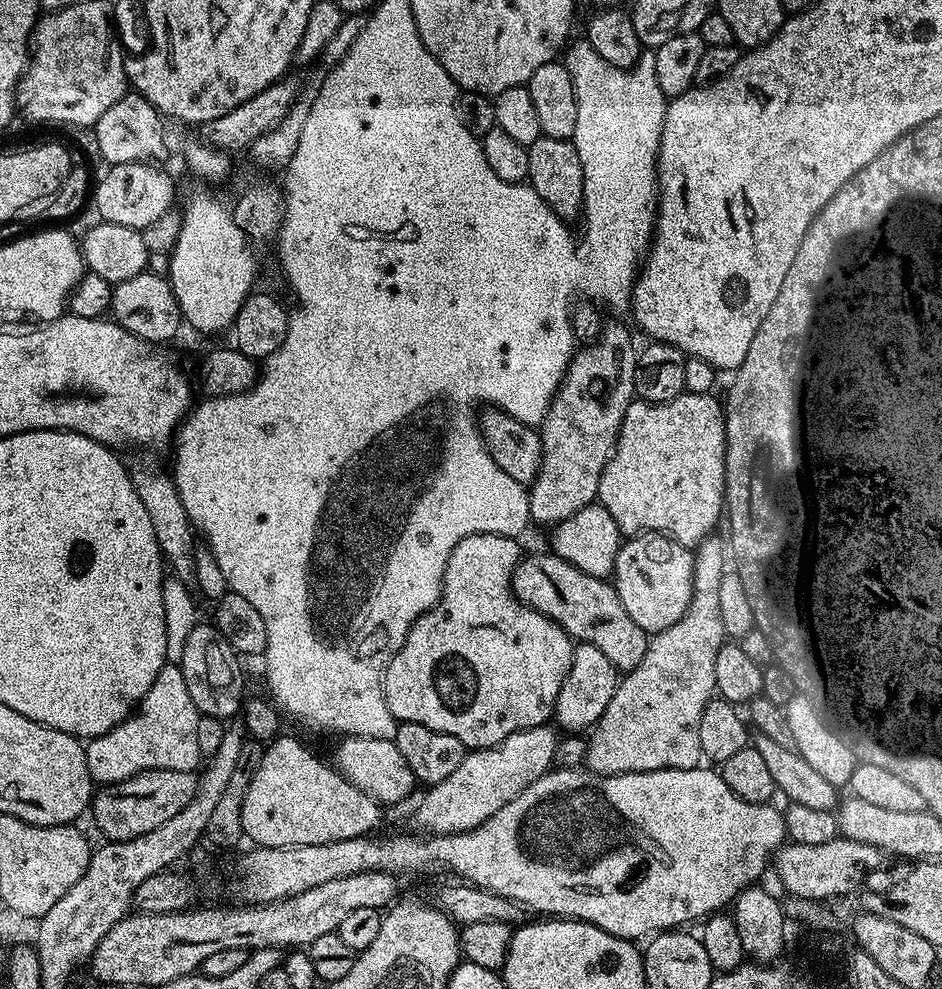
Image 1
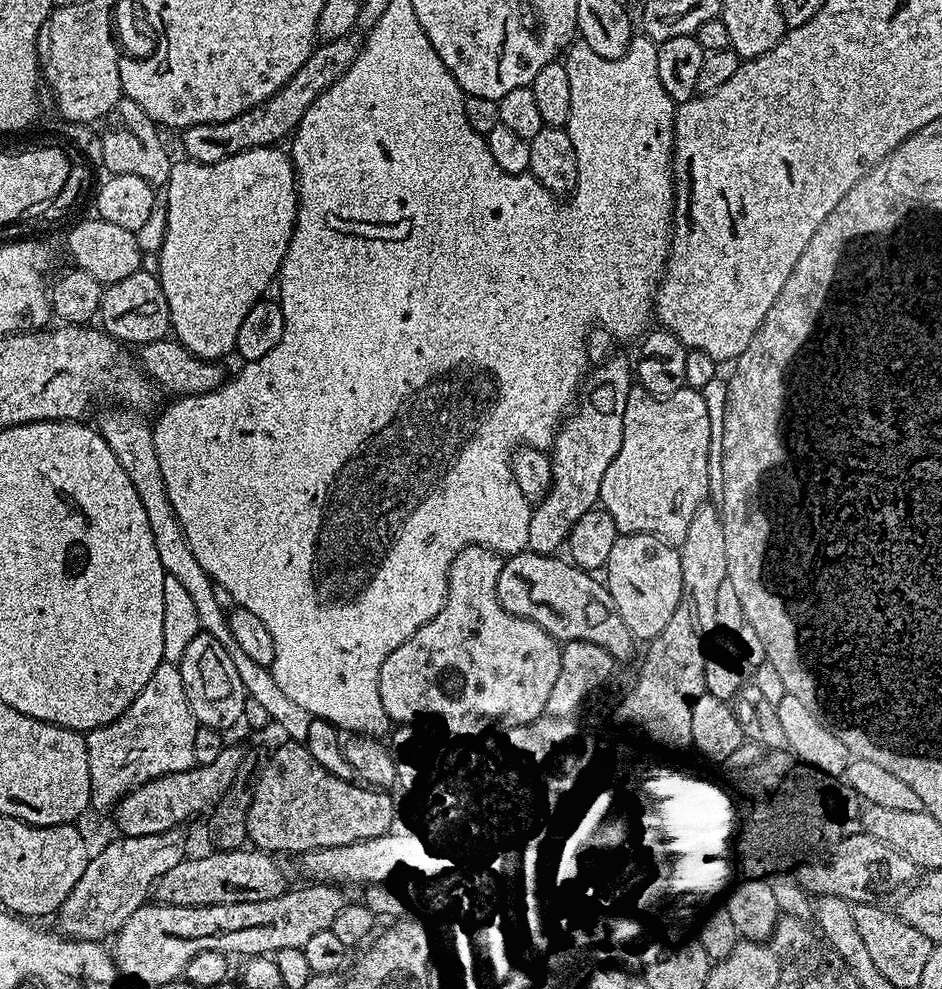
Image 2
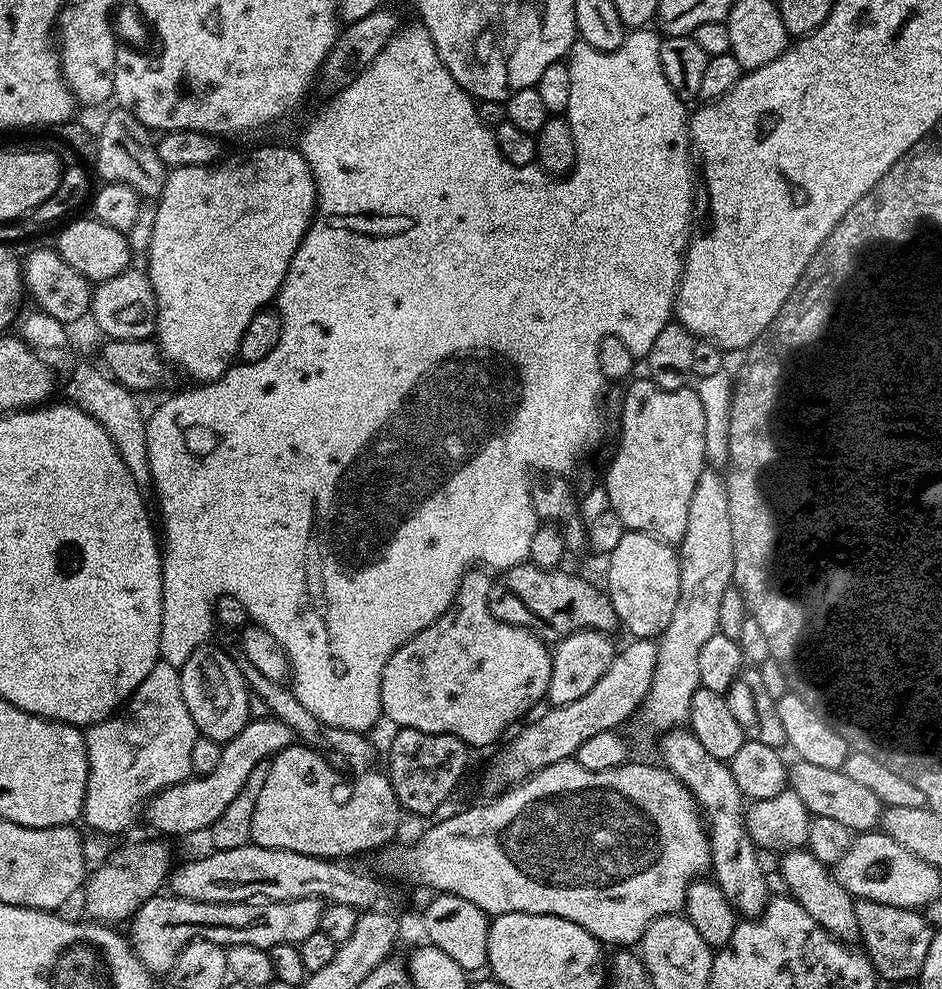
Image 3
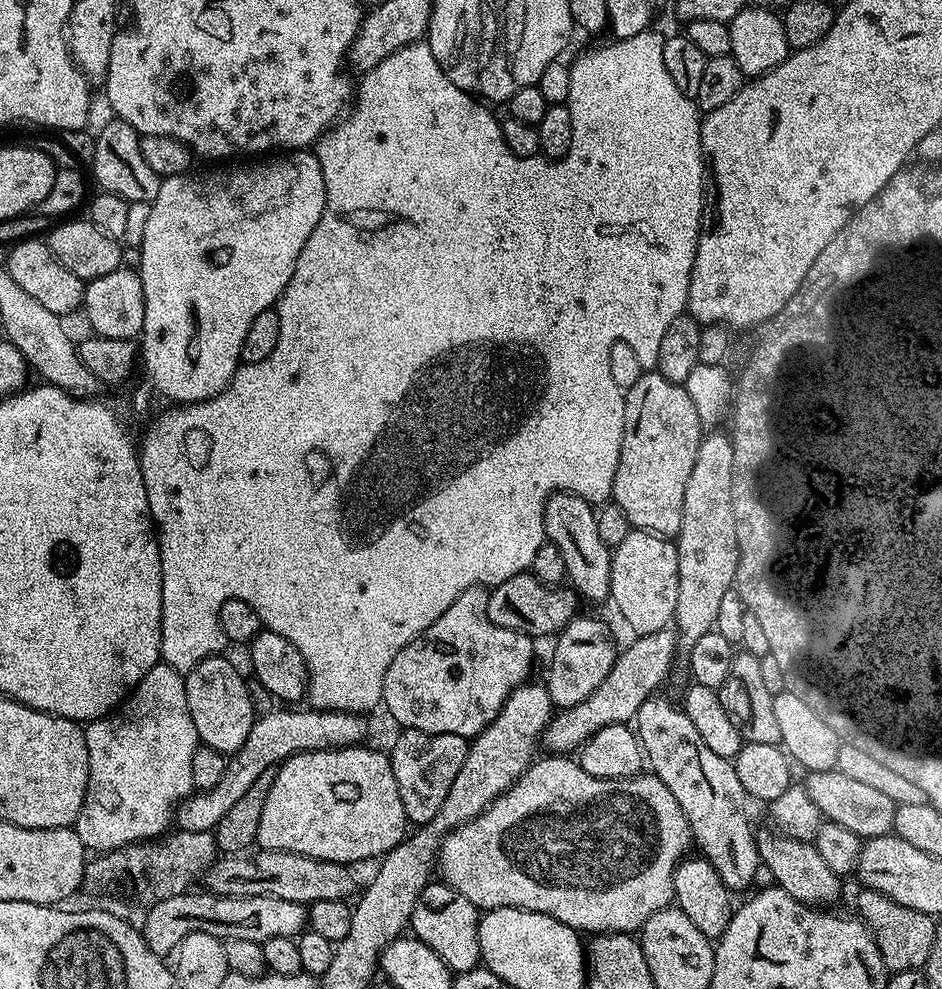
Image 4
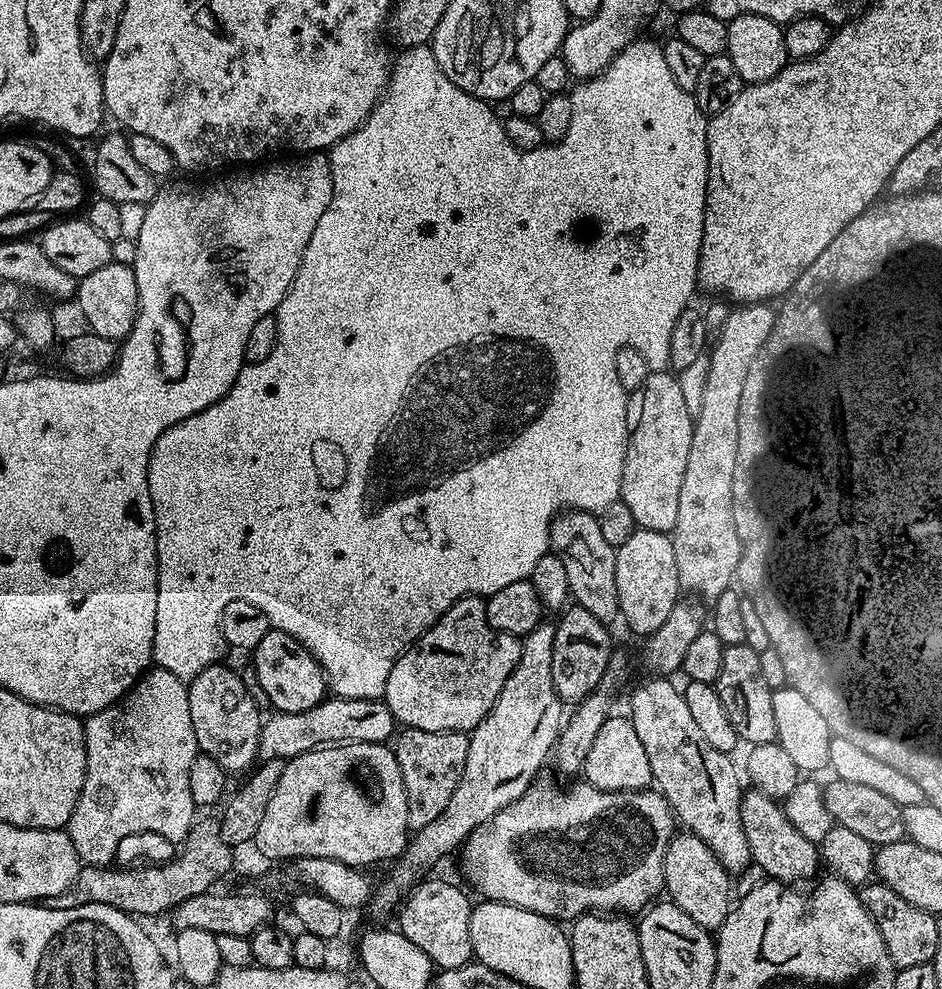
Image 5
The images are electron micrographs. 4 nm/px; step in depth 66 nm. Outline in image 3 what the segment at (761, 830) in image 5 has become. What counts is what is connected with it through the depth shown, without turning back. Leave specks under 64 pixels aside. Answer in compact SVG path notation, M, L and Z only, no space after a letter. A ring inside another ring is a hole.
M792 849L779 860L781 862L778 863L778 869L786 880L788 891L800 903L802 910L806 910L806 914L810 914L814 922L821 924L837 940L843 940L849 946L855 945L860 938L856 900L849 892L842 890L829 865L818 862L814 854L803 849Z

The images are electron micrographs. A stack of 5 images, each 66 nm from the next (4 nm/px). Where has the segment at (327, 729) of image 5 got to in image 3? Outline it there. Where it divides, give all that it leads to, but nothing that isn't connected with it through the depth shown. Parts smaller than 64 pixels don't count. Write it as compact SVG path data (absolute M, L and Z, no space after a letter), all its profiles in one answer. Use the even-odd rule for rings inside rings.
M253 720L232 740L222 747L222 759L218 766L205 776L193 775L191 778L178 782L151 797L146 804L146 820L153 824L165 837L192 836L195 832L207 833L218 818L222 818L226 806L238 798L238 790L246 786L246 778L256 768L261 767L269 758L277 756L283 748L294 743L294 735L290 726L281 720Z

